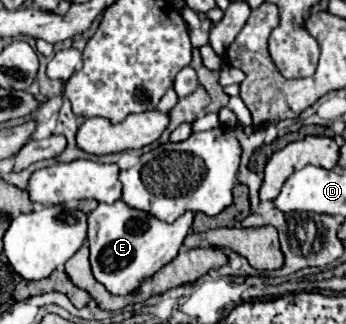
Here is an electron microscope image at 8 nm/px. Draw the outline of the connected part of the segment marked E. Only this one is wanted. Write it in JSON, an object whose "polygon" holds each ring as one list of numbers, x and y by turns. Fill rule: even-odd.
{"polygon":[[124,200,98,204,98,208,88,214,88,244,94,278,102,282,110,294,124,296,134,292,144,278,152,278,164,264,176,258,178,248,190,232,192,218,194,214,186,212,168,224,144,210,130,208]]}

